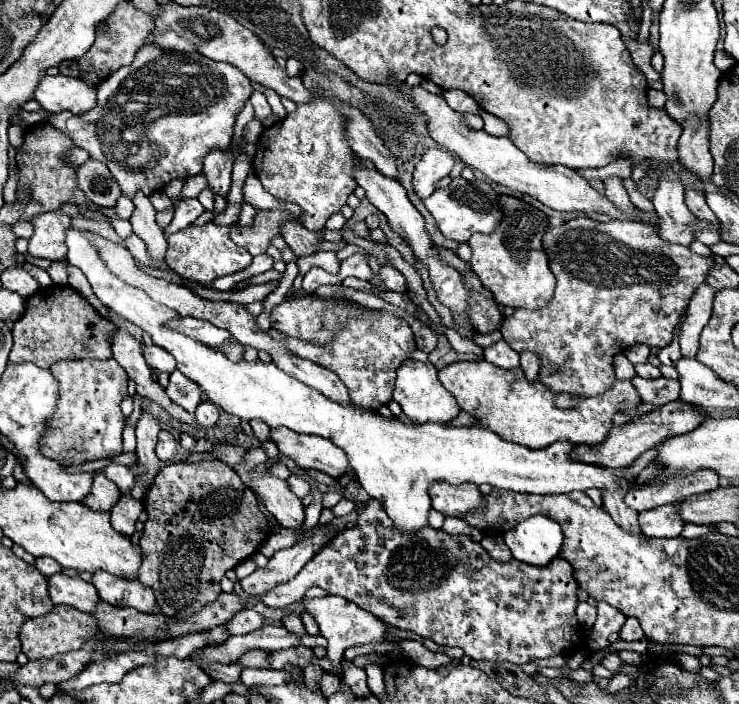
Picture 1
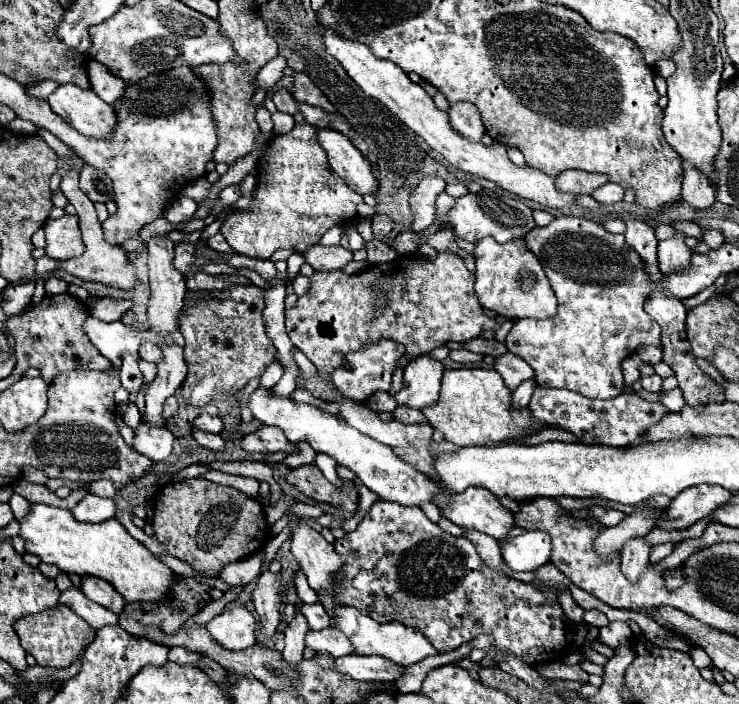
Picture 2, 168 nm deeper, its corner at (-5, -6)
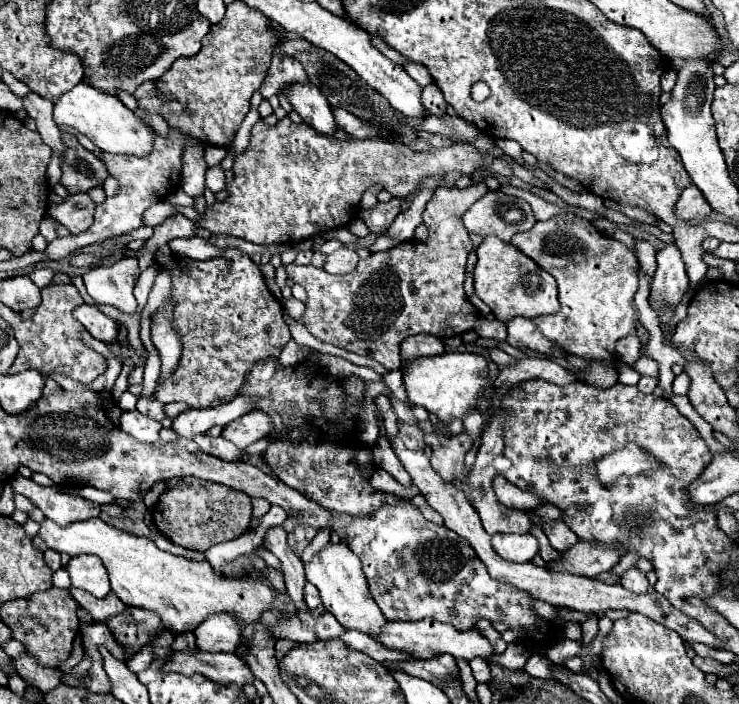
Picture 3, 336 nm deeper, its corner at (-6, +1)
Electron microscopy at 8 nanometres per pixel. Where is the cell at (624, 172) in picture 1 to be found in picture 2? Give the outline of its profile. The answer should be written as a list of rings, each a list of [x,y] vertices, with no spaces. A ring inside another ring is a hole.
[[[563,171],[561,175],[555,177],[557,189],[565,193],[575,193],[575,195],[591,195],[593,189],[605,185],[607,177],[597,175],[597,173],[587,173],[587,171]]]

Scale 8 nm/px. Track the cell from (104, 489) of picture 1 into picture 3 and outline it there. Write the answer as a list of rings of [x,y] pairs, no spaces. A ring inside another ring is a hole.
[[[16,476],[12,480],[12,488],[14,488],[14,492],[26,496],[34,506],[38,506],[46,518],[50,518],[62,526],[66,526],[70,522],[90,520],[90,518],[100,516],[100,504],[80,498],[80,496],[56,492],[54,488],[44,488],[30,478]]]

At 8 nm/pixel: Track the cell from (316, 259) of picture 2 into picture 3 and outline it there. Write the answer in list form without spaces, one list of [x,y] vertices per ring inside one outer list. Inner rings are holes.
[[[342,246],[336,252],[326,256],[324,270],[330,274],[346,274],[346,272],[352,272],[356,268],[356,264],[358,264],[356,250],[350,246]]]

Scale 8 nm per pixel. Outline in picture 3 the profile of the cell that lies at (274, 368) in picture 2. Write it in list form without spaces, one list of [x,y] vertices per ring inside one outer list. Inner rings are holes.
[[[290,340],[290,342],[286,344],[286,348],[282,348],[282,354],[278,356],[278,364],[284,368],[284,364],[286,364],[286,366],[294,366],[294,364],[298,364],[300,360],[302,360],[300,348],[298,348],[298,344],[296,344],[294,340]]]

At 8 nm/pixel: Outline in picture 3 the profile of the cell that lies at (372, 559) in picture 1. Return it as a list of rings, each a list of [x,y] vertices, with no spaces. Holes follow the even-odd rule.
[[[396,500],[396,504],[386,502],[372,516],[354,518],[354,522],[348,526],[344,544],[360,558],[368,588],[386,620],[432,618],[436,622],[452,624],[456,630],[472,630],[476,620],[484,618],[504,622],[508,630],[520,630],[524,636],[518,642],[526,644],[532,650],[548,648],[554,642],[554,630],[550,622],[536,614],[536,600],[528,592],[516,590],[506,582],[492,580],[486,572],[486,566],[478,560],[476,552],[466,540],[462,540],[456,532],[450,532],[446,526],[428,522],[410,500]]]

